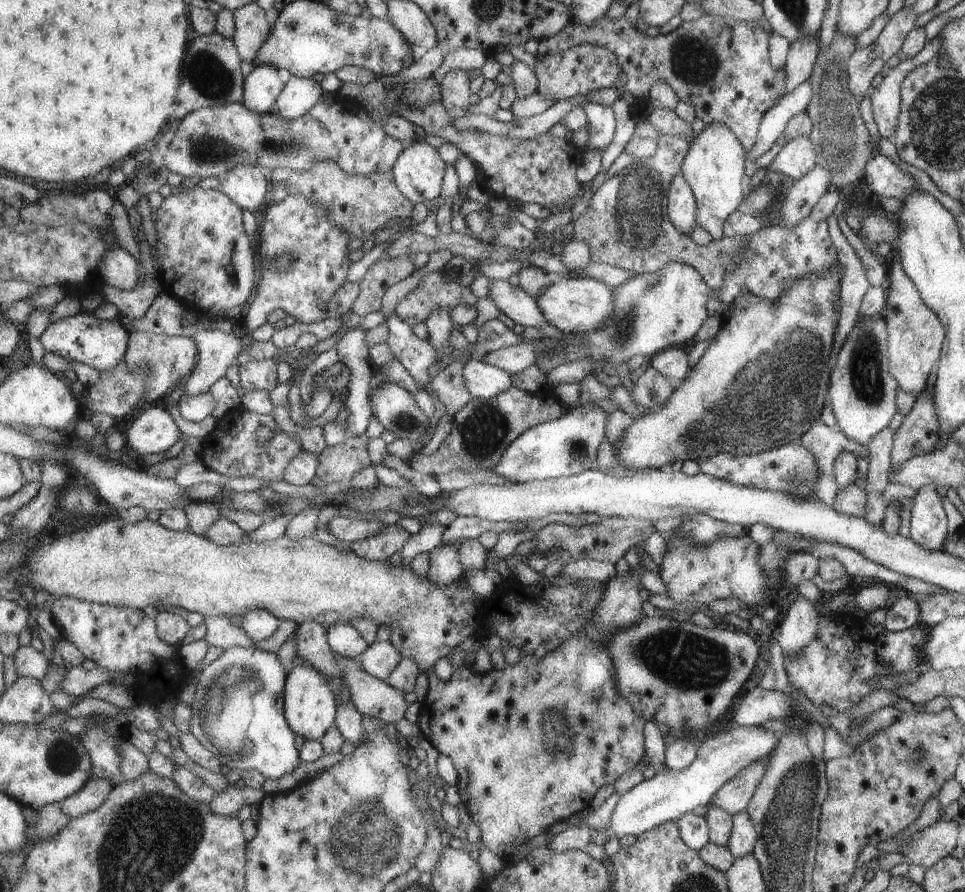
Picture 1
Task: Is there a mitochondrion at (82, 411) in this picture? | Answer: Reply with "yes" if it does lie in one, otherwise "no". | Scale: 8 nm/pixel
no

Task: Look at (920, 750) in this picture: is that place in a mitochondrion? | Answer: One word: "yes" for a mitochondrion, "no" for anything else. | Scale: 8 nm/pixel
yes

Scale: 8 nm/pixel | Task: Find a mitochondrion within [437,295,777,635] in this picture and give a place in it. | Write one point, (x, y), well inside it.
(483, 430)

